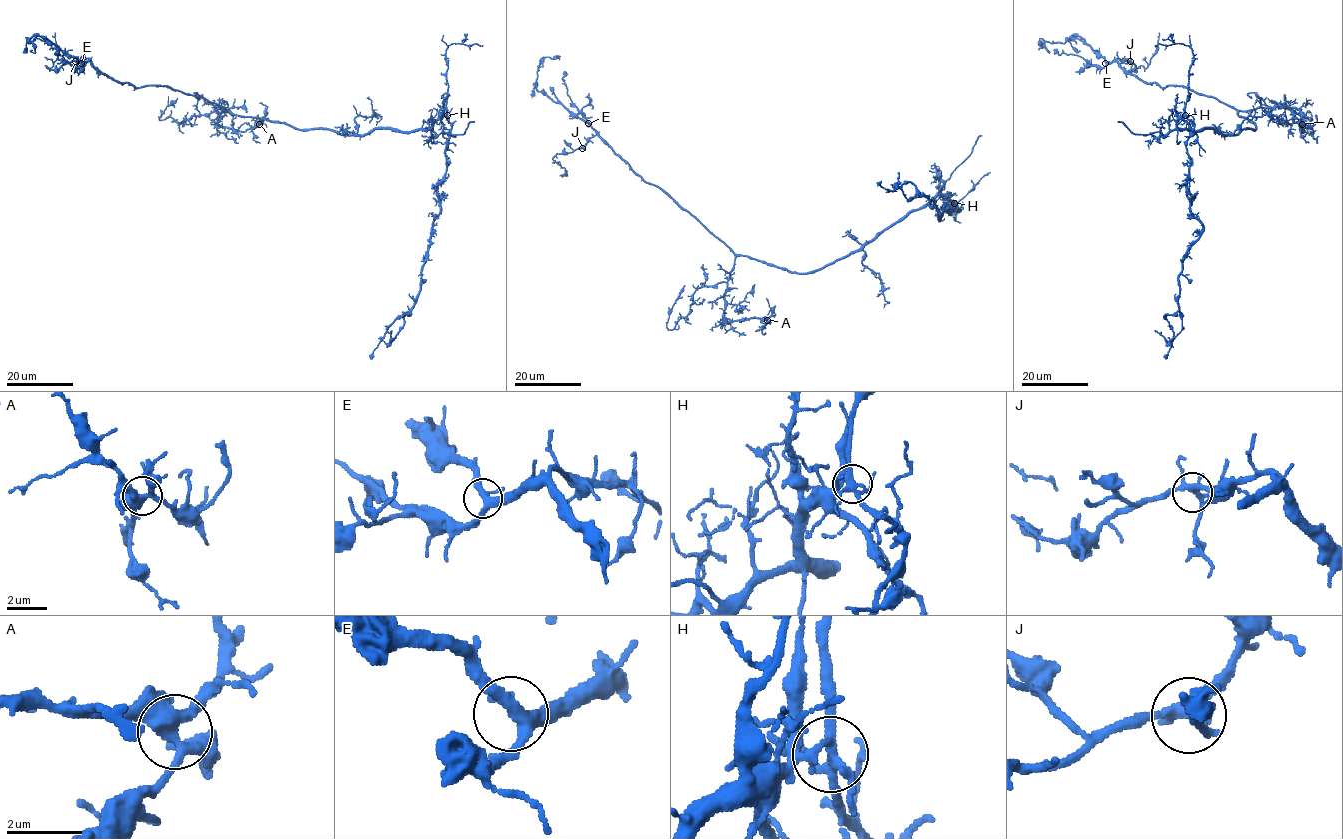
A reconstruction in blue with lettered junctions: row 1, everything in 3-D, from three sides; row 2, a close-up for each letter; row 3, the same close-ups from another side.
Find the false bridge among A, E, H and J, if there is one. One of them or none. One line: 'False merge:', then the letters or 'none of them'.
False merge: H

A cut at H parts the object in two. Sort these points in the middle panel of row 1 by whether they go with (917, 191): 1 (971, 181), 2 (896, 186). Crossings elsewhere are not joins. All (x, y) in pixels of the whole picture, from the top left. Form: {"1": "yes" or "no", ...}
{"1": "yes", "2": "yes"}

